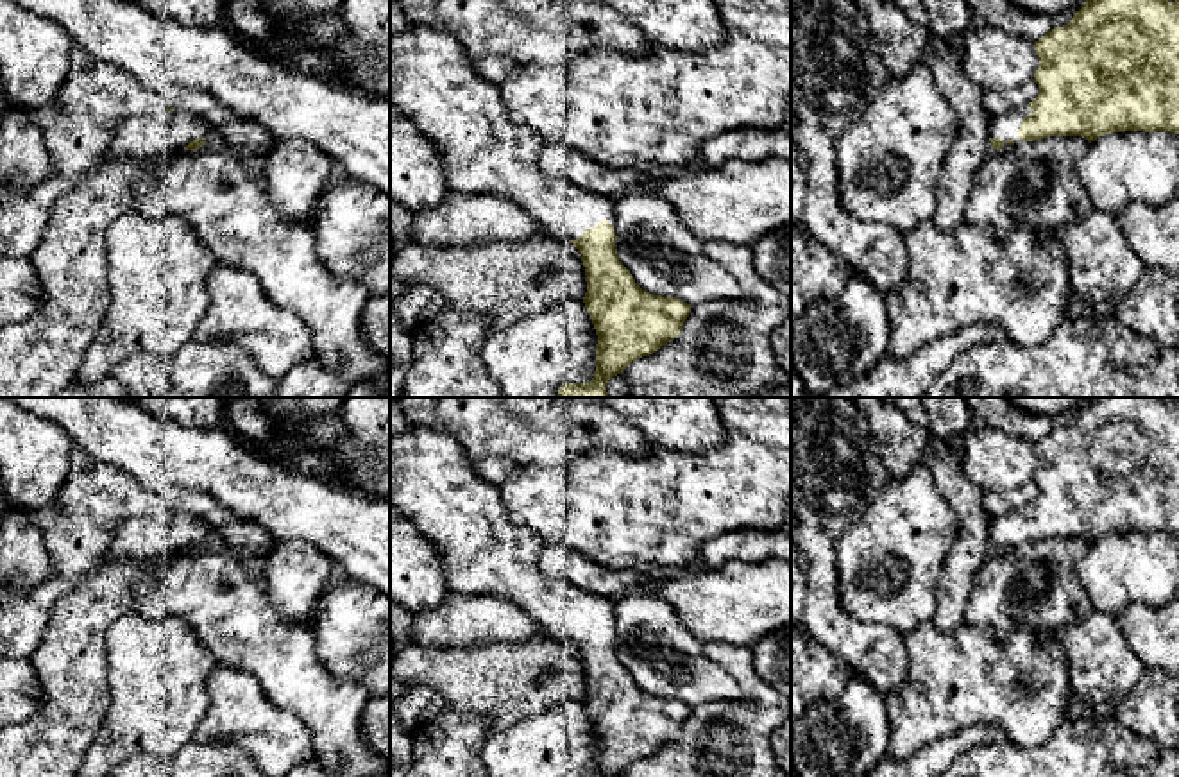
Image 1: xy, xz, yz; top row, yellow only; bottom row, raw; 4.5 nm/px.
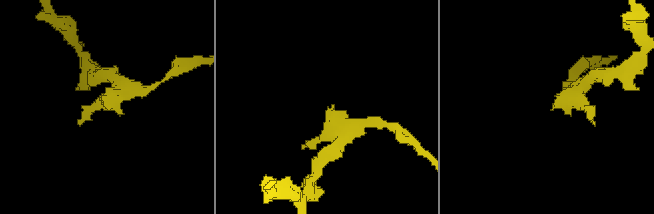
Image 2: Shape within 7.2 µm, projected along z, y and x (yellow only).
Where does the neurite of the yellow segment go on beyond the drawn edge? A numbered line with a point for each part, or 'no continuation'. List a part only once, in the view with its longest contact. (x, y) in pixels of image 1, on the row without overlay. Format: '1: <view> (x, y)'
1: xz (433, 484)

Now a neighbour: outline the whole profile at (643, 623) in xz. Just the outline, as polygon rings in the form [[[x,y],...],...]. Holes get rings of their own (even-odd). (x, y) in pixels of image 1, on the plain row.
[[[633,591],[619,596],[614,603],[614,618],[619,662],[642,691],[662,698],[678,698],[691,707],[742,700],[737,680],[703,653],[703,645],[689,632],[667,602],[644,591]]]

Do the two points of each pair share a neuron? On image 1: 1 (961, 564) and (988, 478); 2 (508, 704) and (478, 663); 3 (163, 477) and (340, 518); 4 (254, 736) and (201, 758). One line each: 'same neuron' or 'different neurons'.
1: different neurons
2: same neuron
3: same neuron
4: different neurons

